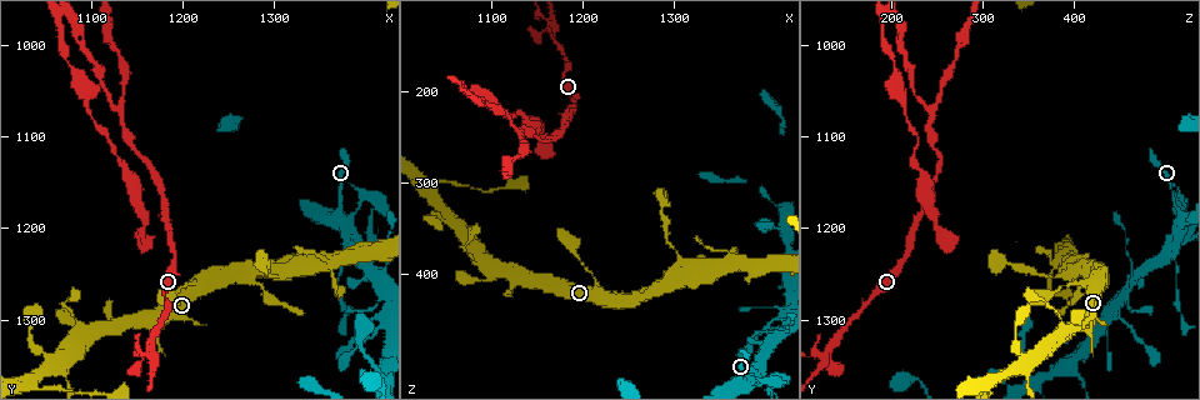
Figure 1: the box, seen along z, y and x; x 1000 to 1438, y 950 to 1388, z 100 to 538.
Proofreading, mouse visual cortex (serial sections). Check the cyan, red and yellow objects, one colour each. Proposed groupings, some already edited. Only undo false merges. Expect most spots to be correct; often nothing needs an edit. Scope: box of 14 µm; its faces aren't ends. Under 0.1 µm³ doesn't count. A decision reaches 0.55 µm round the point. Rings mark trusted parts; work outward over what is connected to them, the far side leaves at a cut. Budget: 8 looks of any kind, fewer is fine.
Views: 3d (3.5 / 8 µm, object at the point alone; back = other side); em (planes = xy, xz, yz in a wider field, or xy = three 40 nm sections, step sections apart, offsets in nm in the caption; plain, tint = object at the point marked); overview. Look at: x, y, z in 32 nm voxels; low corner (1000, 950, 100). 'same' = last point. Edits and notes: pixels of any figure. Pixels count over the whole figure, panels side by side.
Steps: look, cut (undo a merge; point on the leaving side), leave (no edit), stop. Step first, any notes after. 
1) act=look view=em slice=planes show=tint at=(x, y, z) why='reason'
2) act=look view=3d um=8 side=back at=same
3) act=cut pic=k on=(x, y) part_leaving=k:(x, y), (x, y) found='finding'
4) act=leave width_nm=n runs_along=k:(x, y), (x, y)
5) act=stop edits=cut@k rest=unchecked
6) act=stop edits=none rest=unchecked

act=look view=3d um=3.5 side=back at=(1400, 1165, 520) why='sudden change in width'

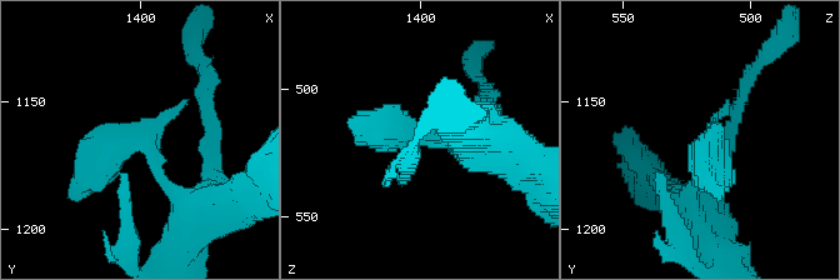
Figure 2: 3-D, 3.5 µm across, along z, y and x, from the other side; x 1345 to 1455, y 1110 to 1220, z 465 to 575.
act=look view=em slice=planes show=tint at=same

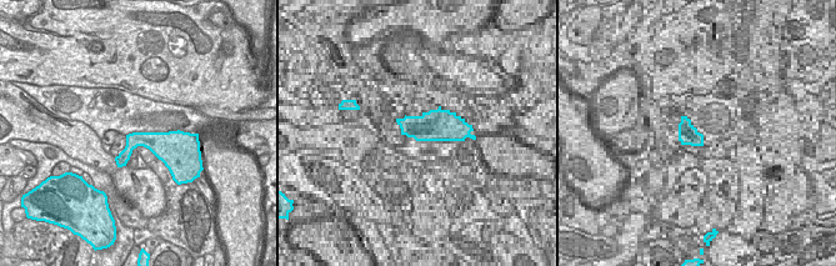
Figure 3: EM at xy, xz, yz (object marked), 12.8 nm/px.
act=leave found='continuous, no second cell'

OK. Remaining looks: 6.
act=look view=3d um=3.5 at=(1135, 1075, 245) why='three-way junction'

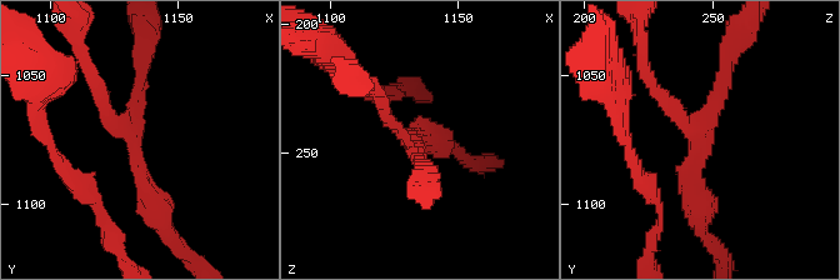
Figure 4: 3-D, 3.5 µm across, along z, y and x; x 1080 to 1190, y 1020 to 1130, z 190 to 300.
act=look view=em slice=planes show=tint at=(1133, 1075, 244) arms=3 arm_widths_nm=200,200,350

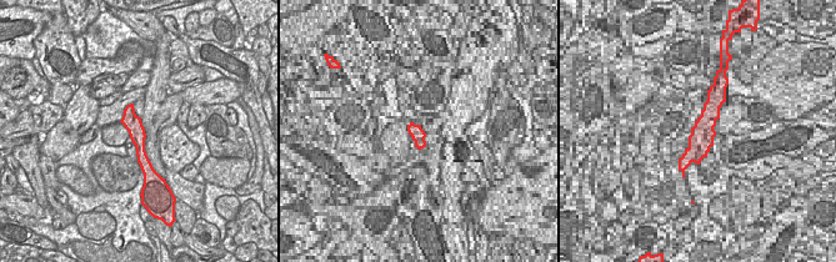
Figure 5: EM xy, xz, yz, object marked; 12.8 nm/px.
act=leave width_nm=220 runs_along=4:(160, 216), (134, 140), (95, 83) found='all the same cell'

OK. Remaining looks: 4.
act=look view=3d um=3.5 at=(1160, 1335, 130) why='two arms in line, one across'

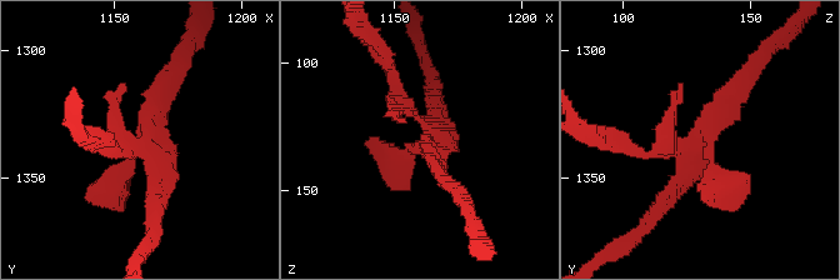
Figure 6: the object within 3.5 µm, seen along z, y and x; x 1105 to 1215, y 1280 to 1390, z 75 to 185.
act=look view=em slice=xy step=5 show=tint at=(1165, 1337, 128)

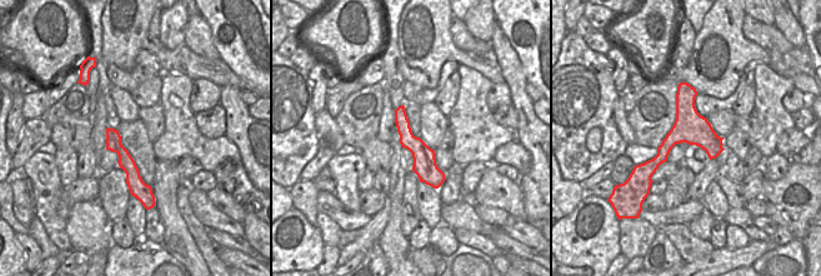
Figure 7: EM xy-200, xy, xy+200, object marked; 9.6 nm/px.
act=leave runs_along=7:(685, 89), (685, 126), (652, 169) found='continuous, no second cell'

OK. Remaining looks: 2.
act=stop edits=none rest=unchecked

